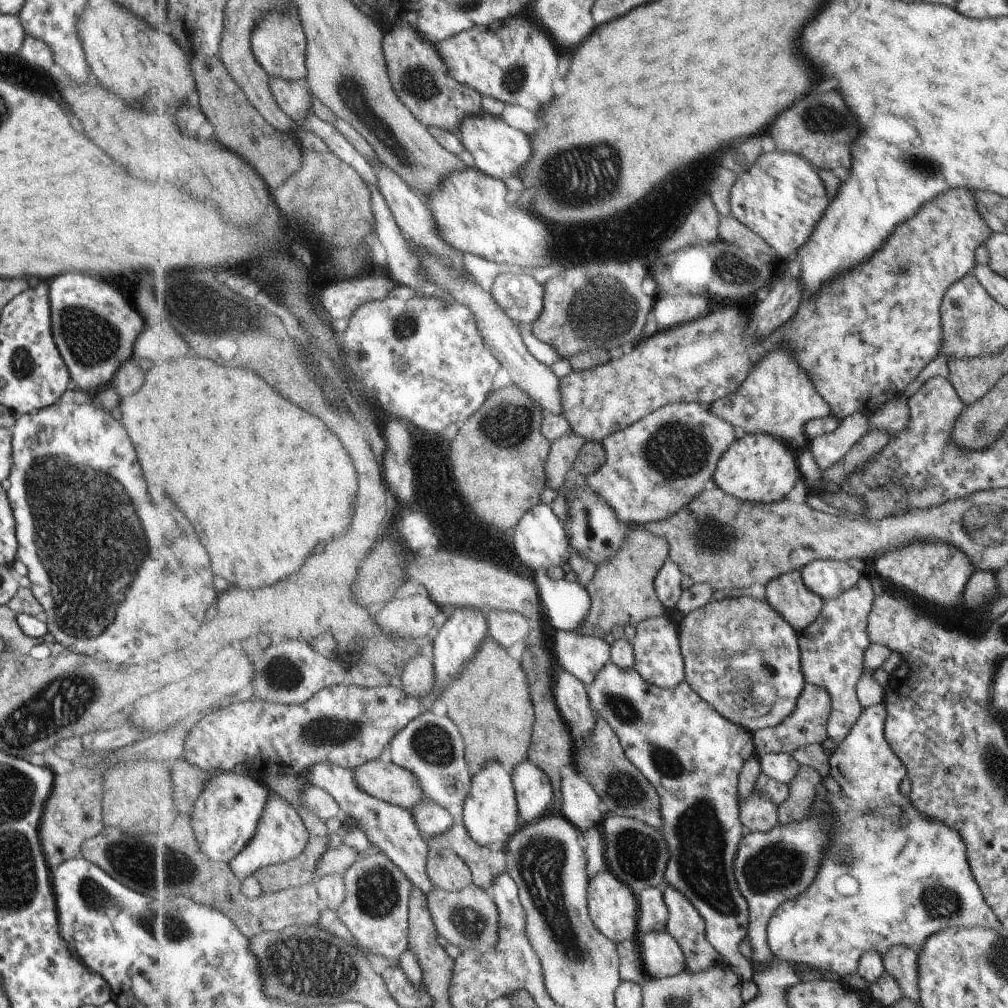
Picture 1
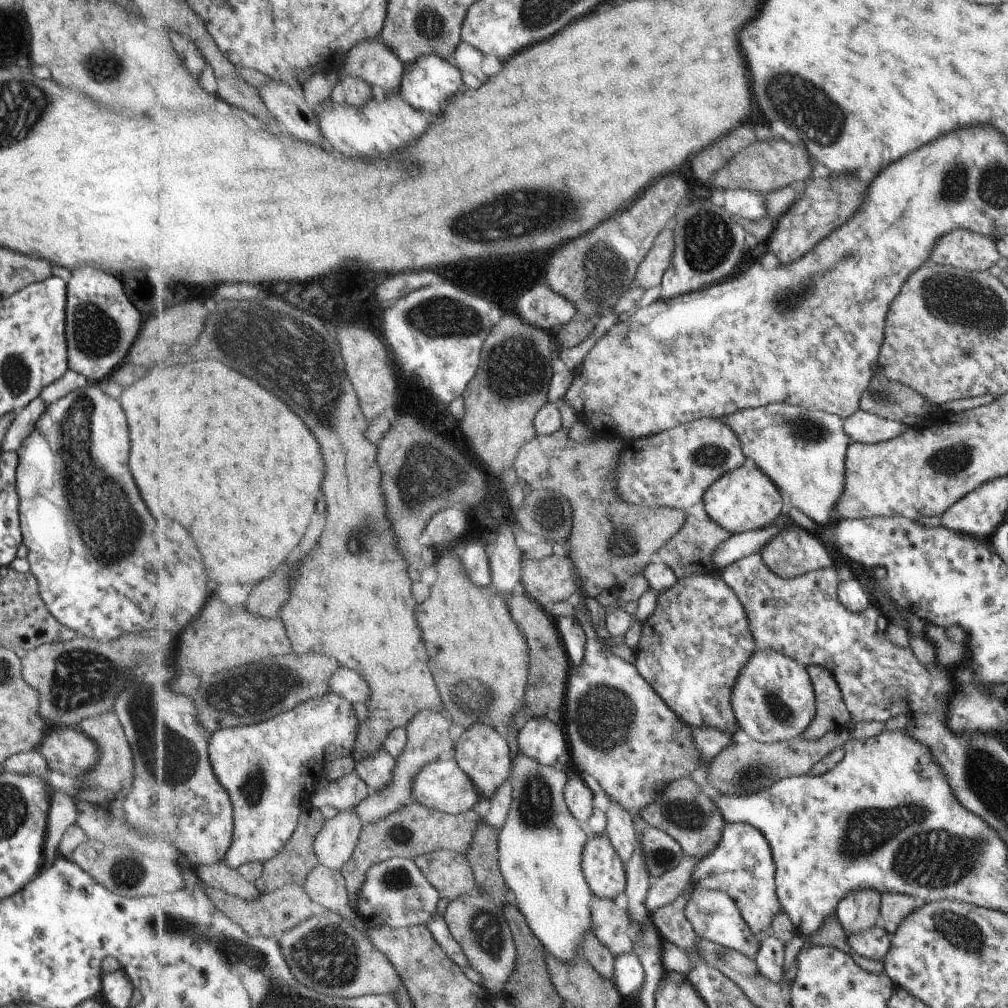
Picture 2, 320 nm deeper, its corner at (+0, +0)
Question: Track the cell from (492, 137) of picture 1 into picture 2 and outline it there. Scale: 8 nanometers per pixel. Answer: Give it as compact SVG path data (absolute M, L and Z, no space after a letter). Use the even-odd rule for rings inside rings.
M435 53L419 57L418 61L406 66L406 71L401 79L400 96L411 103L415 108L423 108L431 116L439 116L445 110L455 93L466 89L461 78L460 68L453 62Z

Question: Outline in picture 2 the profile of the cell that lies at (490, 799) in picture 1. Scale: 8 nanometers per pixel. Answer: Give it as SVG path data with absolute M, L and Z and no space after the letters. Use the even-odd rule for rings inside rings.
M476 722L473 726L464 728L455 746L455 758L478 786L482 797L489 800L497 788L509 780L514 756L511 756L510 742L505 740L500 729L488 723Z

